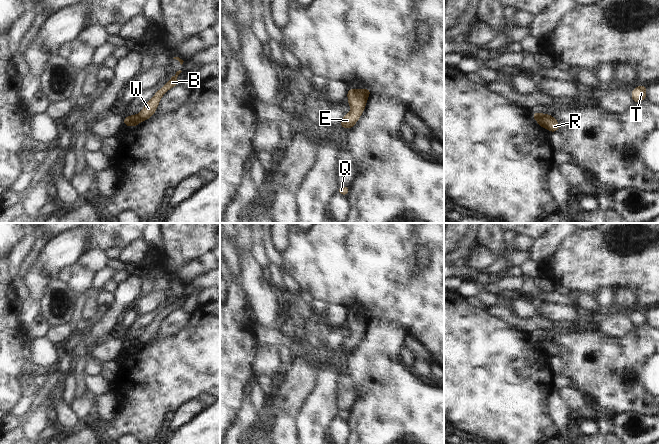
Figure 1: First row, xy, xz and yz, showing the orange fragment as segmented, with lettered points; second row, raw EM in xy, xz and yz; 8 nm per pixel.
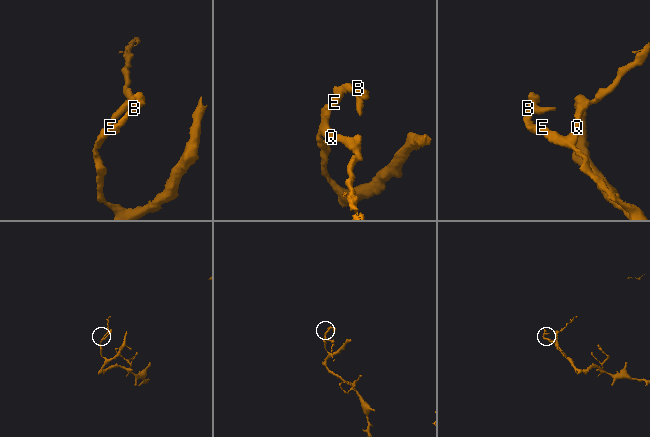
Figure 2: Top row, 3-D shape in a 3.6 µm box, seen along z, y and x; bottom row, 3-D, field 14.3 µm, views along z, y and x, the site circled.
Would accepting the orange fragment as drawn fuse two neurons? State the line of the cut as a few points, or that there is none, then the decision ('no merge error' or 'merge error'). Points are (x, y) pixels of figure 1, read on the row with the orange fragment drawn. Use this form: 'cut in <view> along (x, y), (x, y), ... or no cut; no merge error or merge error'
cut in yz along (545, 114), (536, 119); merge error

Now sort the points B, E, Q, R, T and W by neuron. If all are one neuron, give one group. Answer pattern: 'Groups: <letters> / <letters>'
Groups: B W / E Q R T

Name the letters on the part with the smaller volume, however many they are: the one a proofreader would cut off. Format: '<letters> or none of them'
B, W

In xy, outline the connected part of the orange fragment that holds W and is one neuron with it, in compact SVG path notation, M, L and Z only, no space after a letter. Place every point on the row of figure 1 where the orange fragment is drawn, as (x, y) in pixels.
M181 70L177 71L176 74L172 76L171 79L166 82L166 84L162 88L155 92L154 96L150 100L147 101L147 103L143 107L143 110L137 114L137 117L141 121L144 122L147 119L151 118L156 112L157 107L160 103L160 99L164 96L164 94L168 92L171 88L180 84L177 77L181 72Z

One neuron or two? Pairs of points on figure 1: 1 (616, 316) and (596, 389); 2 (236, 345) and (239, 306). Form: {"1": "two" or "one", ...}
{"1": "two", "2": "one"}

